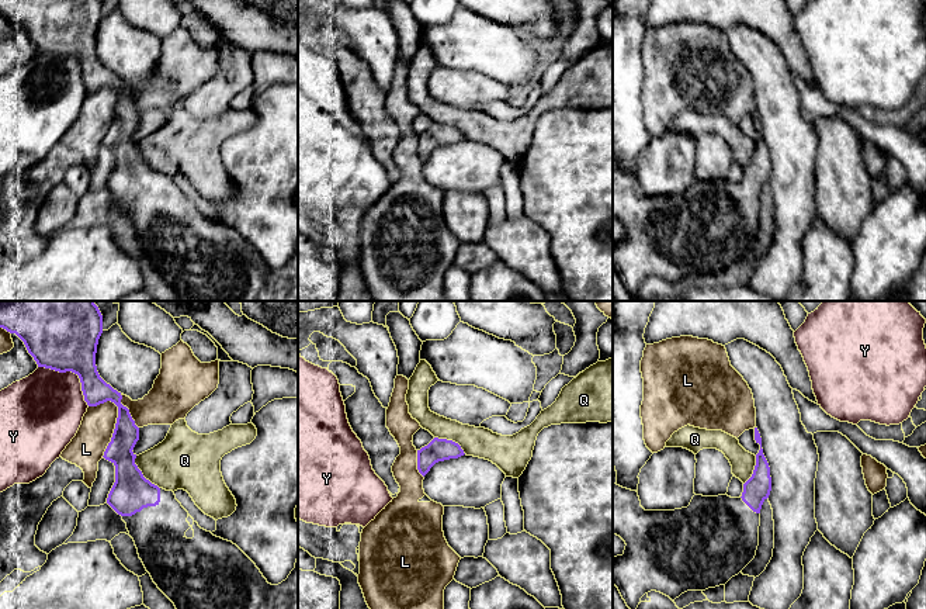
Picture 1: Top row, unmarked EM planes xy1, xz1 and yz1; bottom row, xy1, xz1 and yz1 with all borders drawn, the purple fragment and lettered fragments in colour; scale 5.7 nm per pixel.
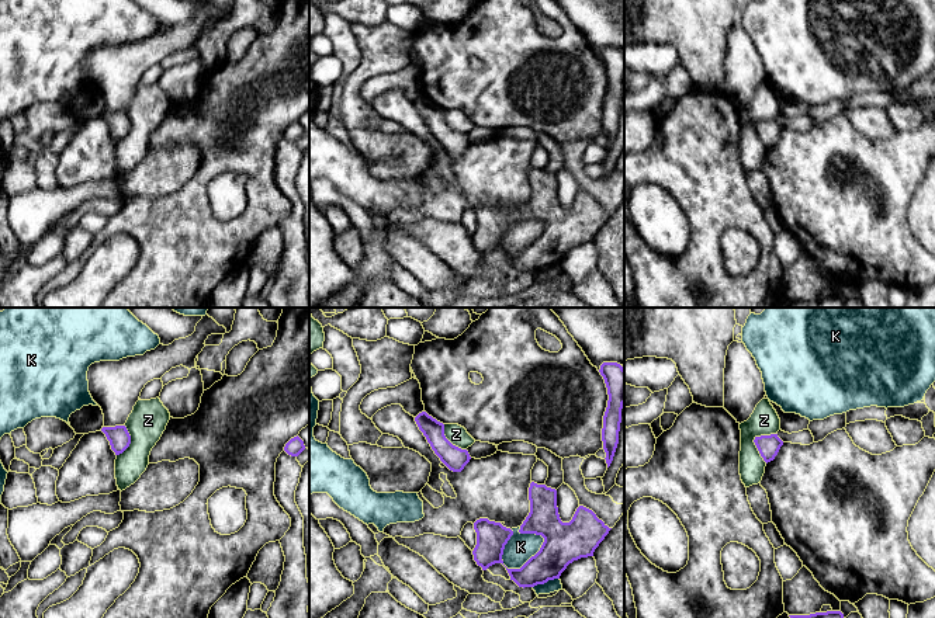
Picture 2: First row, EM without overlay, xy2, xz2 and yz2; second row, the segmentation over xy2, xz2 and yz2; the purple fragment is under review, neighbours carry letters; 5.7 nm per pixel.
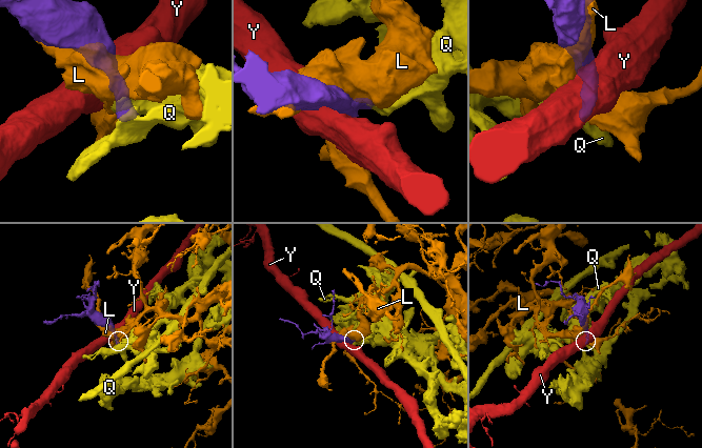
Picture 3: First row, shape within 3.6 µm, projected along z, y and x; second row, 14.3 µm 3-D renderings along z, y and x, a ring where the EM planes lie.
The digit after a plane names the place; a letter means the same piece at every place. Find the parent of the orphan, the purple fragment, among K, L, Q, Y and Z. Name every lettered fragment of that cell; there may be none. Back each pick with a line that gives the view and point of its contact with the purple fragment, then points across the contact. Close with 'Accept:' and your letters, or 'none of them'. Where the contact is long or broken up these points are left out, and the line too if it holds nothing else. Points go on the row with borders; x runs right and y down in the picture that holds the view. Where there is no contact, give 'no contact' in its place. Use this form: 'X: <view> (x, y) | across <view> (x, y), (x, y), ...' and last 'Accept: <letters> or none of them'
Accept: none of them

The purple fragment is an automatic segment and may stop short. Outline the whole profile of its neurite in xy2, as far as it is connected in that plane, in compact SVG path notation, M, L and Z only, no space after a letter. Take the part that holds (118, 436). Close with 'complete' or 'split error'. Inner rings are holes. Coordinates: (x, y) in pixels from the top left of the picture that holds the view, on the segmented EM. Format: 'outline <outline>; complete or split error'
outline M125 426L103 427L101 431L110 441L111 449L115 455L122 454L131 444L131 435Z; complete

